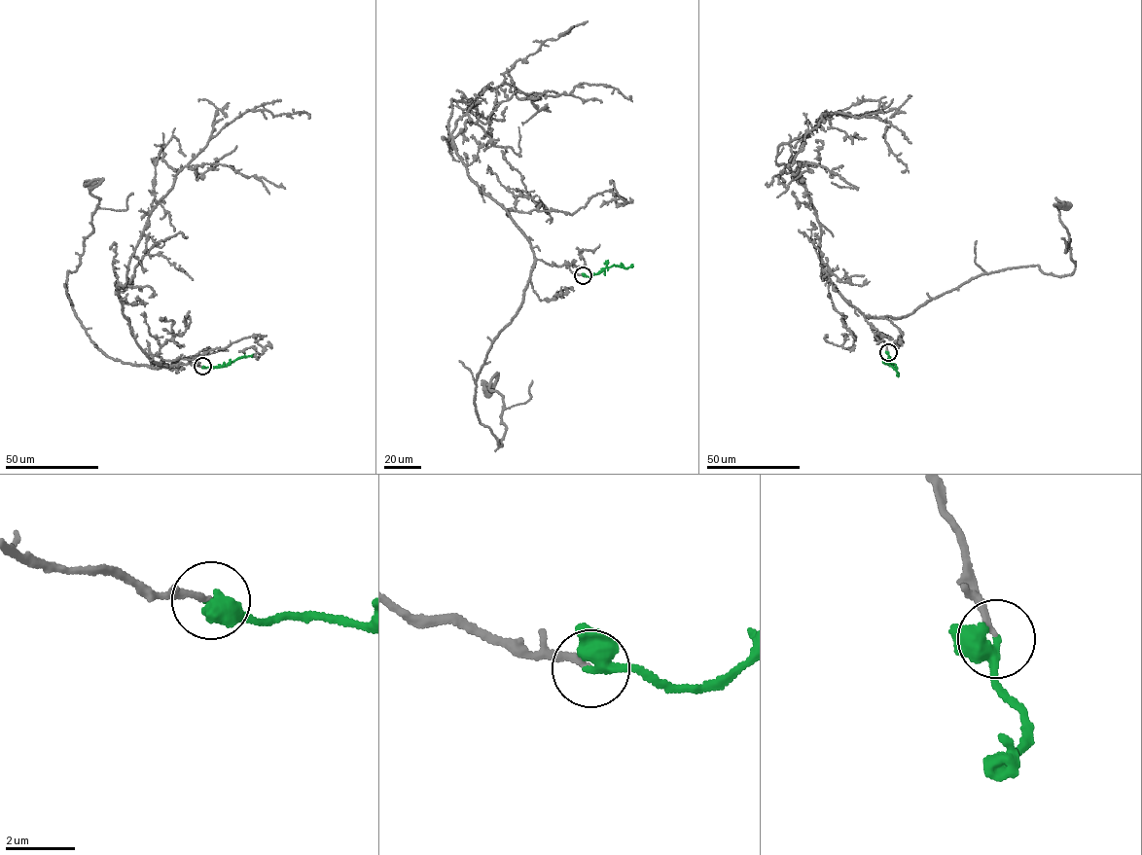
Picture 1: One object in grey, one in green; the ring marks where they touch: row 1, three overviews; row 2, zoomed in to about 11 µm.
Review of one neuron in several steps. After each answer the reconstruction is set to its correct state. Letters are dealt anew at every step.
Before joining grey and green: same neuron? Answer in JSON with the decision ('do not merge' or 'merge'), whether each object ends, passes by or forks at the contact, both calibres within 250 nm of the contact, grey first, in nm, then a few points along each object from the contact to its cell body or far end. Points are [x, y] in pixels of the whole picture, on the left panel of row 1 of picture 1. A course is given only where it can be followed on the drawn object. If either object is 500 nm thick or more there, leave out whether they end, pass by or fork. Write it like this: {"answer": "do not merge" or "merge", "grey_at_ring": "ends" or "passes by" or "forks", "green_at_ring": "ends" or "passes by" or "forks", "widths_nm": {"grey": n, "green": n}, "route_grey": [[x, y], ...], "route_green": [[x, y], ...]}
{"answer": "merge", "grey_at_ring": "ends", "green_at_ring": "passes by", "widths_nm": {"grey": 170, "green": 360}, "route_grey": [[202, 366], [164, 368], [146, 355], [117, 287], [125, 283], [152, 210], [222, 128], [249, 110], [308, 119]], "route_green": [[202, 366], [223, 367], [254, 354]]}

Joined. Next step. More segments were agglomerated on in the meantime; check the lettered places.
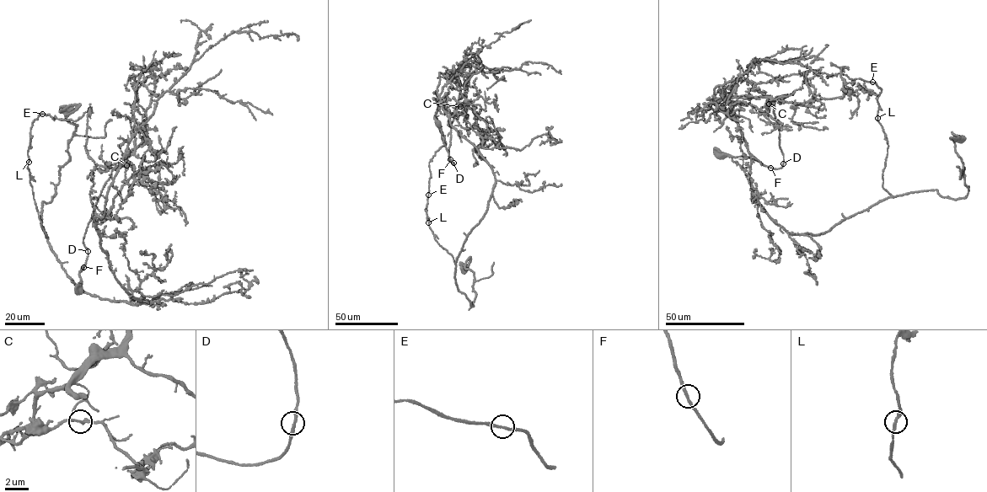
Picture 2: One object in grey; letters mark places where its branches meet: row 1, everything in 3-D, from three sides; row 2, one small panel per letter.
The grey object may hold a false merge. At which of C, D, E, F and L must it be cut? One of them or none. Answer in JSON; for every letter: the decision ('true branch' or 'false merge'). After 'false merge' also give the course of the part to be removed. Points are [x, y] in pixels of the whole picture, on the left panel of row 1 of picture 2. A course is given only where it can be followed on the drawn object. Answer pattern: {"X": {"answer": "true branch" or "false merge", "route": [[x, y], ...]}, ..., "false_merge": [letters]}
{"C": {"answer": "false merge", "route": [[126, 165], [112, 170], [96, 203], [83, 240], [88, 256], [79, 271], [82, 284], [76, 286]]}, "D": {"answer": "true branch"}, "E": {"answer": "true branch"}, "F": {"answer": "true branch"}, "L": {"answer": "true branch"}, "false_merge": ["C"]}

